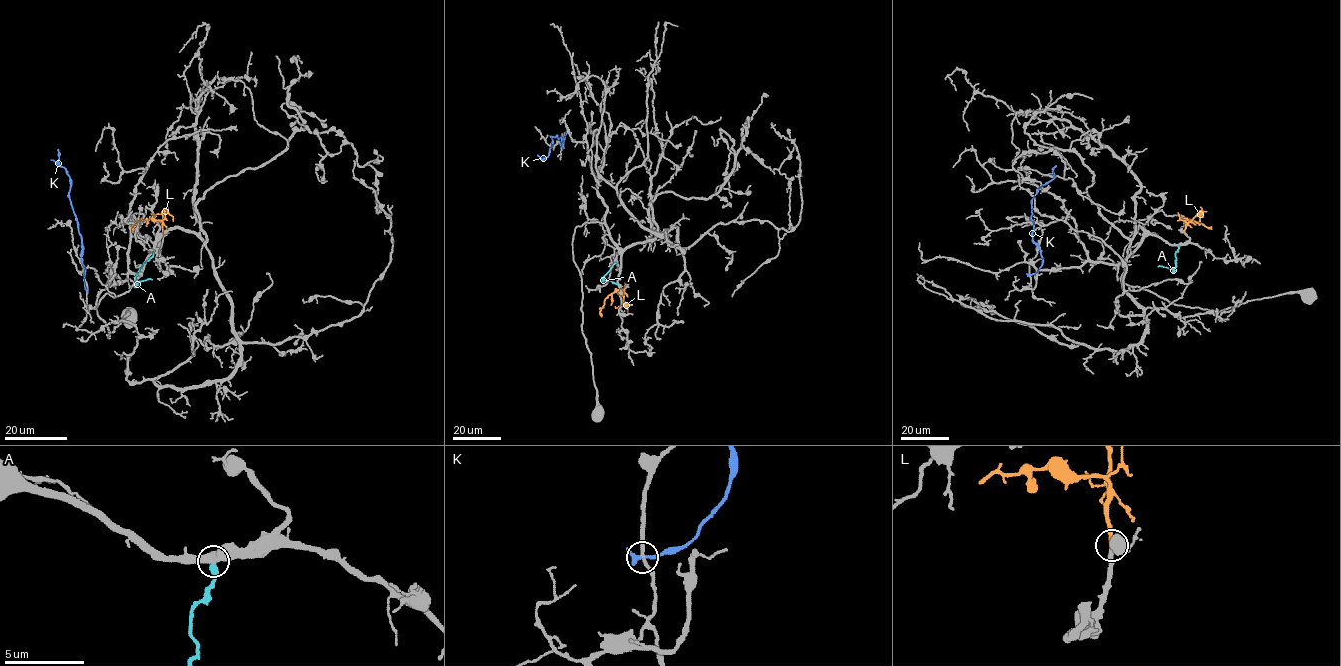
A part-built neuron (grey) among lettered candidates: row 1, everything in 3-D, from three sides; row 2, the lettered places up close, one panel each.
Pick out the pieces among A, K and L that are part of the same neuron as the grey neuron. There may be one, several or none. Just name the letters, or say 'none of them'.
L

